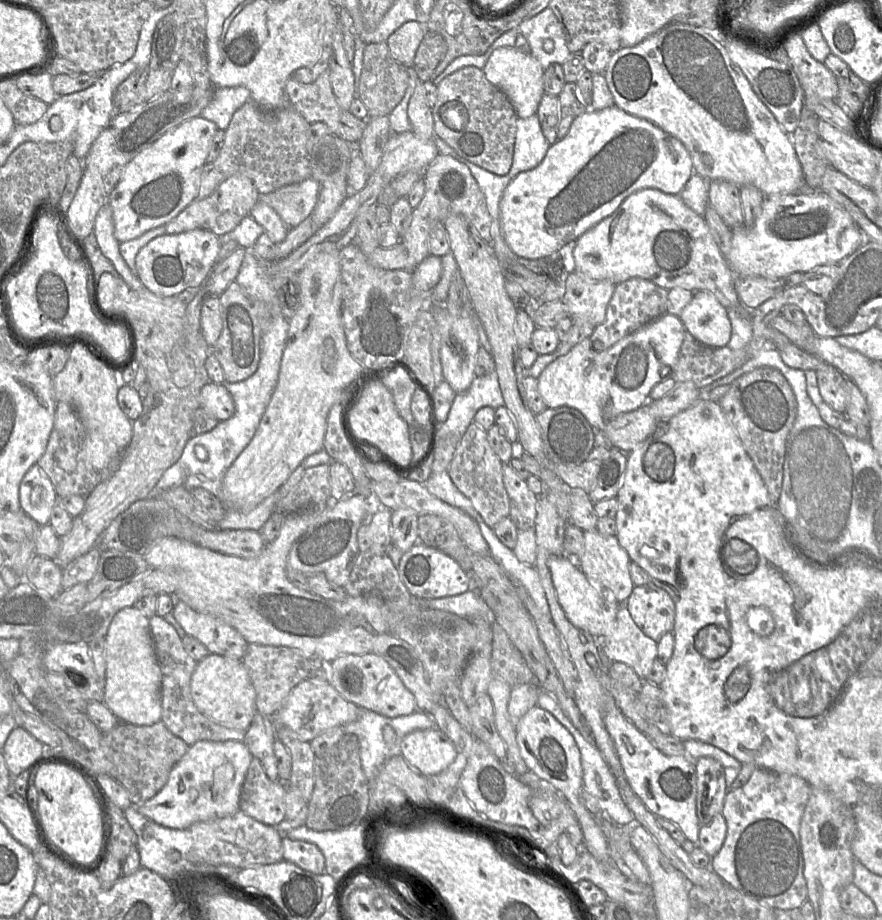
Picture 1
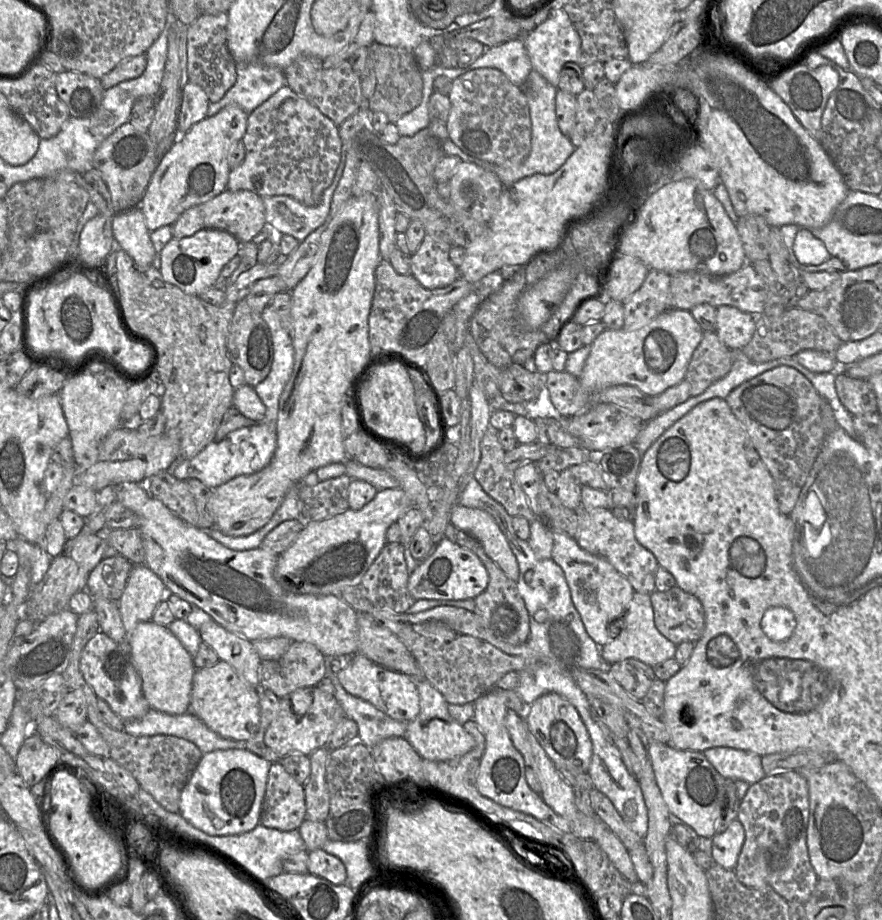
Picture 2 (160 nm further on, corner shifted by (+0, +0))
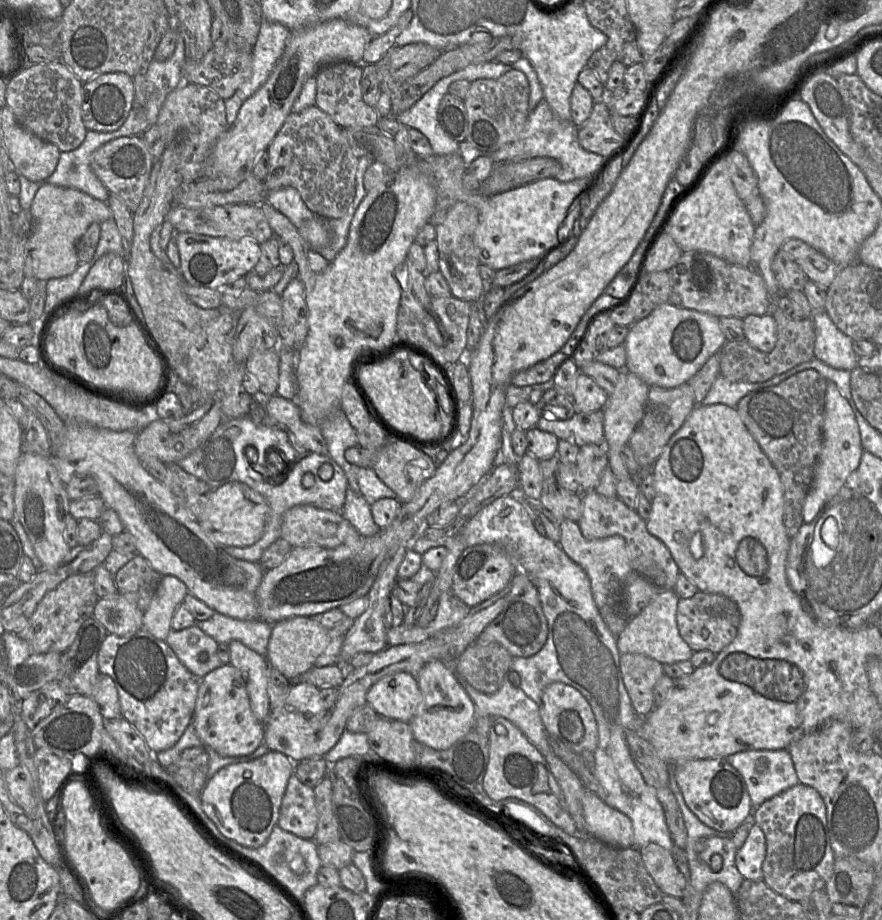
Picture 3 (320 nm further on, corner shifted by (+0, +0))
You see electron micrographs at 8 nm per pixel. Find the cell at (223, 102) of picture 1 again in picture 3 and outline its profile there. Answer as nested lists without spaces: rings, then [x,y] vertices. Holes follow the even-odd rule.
[[[263,20],[252,52],[249,78],[235,94],[225,100],[226,117],[232,125],[243,103],[265,84],[284,53],[292,31],[282,23]]]

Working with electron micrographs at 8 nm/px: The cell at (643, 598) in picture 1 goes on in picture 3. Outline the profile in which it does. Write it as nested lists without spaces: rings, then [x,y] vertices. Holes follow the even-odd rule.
[[[697,592],[690,598],[680,598],[678,602],[677,627],[682,639],[694,652],[706,650],[719,653],[736,637],[740,621],[741,615],[737,604],[720,594]]]

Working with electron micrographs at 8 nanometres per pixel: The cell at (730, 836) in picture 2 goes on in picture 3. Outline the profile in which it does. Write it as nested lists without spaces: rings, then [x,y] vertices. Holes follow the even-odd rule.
[[[753,825],[744,844],[736,852],[736,867],[744,879],[762,881],[762,865],[765,857],[766,839],[764,832],[757,825]]]

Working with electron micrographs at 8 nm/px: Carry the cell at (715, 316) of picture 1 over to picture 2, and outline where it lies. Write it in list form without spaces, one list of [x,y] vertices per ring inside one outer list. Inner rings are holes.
[[[719,306],[716,310],[715,334],[730,350],[740,350],[751,340],[756,318],[732,306]]]

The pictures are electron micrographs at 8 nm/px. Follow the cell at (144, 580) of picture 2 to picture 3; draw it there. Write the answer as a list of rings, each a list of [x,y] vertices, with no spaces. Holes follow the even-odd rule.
[[[163,575],[151,601],[144,609],[142,629],[165,640],[172,629],[172,617],[188,593],[187,586],[179,578]]]

